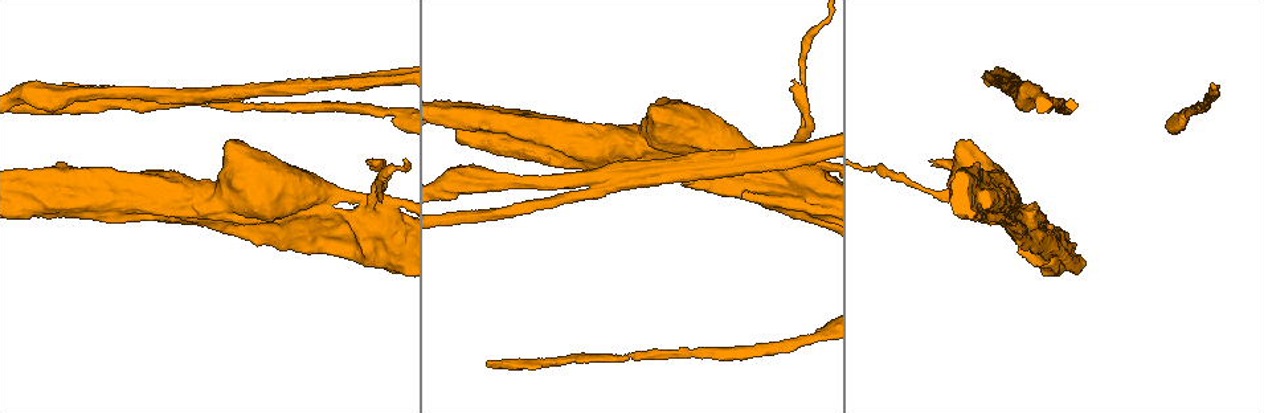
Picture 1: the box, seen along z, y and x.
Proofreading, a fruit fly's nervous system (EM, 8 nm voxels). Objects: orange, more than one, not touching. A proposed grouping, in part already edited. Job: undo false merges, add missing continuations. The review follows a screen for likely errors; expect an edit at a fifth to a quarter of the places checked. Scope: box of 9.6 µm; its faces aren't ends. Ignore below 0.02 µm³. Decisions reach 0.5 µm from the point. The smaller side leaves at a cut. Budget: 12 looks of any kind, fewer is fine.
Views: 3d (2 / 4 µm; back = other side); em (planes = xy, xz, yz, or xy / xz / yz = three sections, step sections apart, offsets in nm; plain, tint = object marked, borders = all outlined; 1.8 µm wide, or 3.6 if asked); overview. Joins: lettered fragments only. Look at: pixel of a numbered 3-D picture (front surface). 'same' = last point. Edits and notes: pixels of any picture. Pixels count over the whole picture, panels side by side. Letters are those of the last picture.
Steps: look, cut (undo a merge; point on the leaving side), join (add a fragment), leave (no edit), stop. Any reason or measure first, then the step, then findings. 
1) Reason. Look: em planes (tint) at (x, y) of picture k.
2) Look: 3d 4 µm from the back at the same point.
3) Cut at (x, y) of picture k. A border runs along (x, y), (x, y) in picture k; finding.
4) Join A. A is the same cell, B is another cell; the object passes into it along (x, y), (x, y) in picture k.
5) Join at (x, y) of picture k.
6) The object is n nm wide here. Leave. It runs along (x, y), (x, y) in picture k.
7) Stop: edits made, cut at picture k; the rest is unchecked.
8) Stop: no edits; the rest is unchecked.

Thick turns thin. Look: 3d 4 µm at (732, 142) of picture 1.

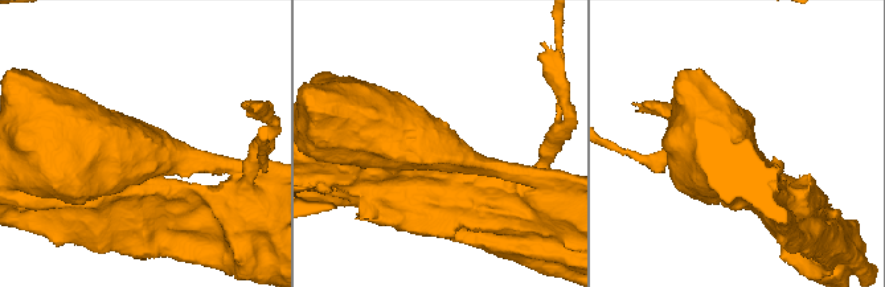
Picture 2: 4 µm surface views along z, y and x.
Need the tissue. Look: em 3.6 µm planes (borders) at (437, 144) of picture 2.

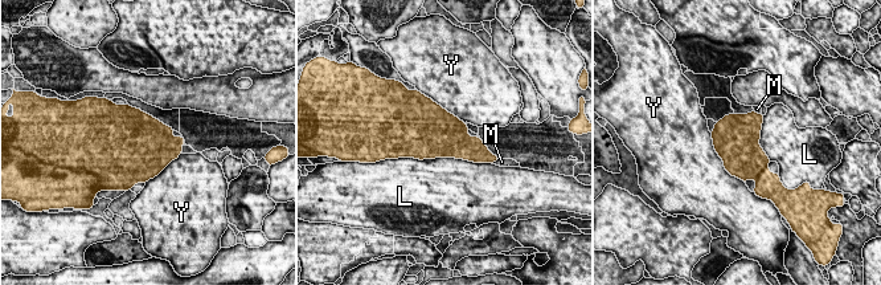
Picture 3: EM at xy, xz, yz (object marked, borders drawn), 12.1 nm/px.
The longest contact is with L, 1000 nm. Cut at (745, 159) of picture 3. L, M and Y are other cells; a border runs along (766, 166), (754, 179) in picture 3; two cells meet here.

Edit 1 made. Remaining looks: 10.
End of a long branch. Look: em xy step 4 (tint) at (63, 84) of picture 1.

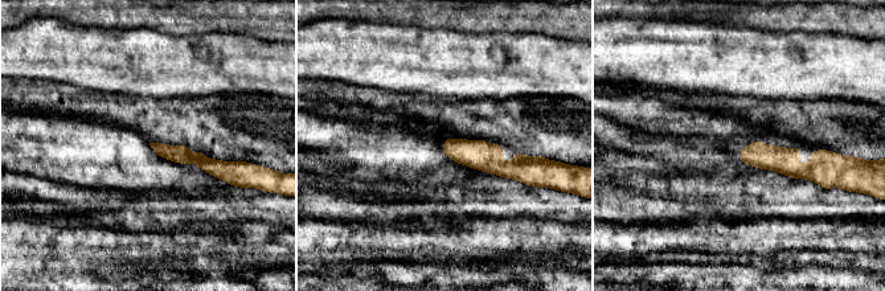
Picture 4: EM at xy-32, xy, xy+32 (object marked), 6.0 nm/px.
Cut it another way. Look: em planes (tint) at the same point.

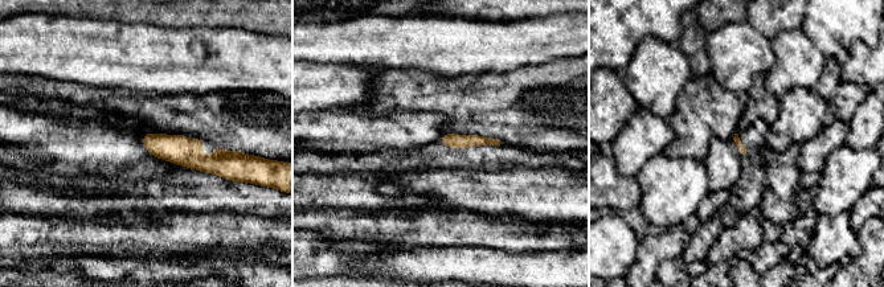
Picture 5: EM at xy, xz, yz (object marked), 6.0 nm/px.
Look: em planes (borders) at the same point.

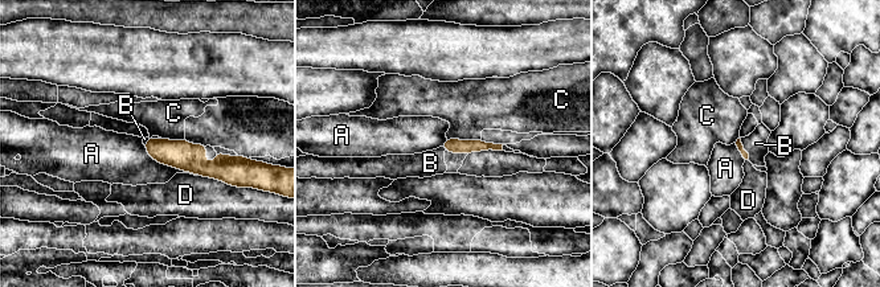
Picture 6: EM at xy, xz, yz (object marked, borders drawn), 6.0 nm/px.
Join B. B is the same cell, A, C and D are other cells; the object passes into it along (745, 155), (745, 150), (756, 143) in picture 6; it goes on there.

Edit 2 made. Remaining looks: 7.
An open end. Look: em planes (borders) at (641, 162) of picture 1.

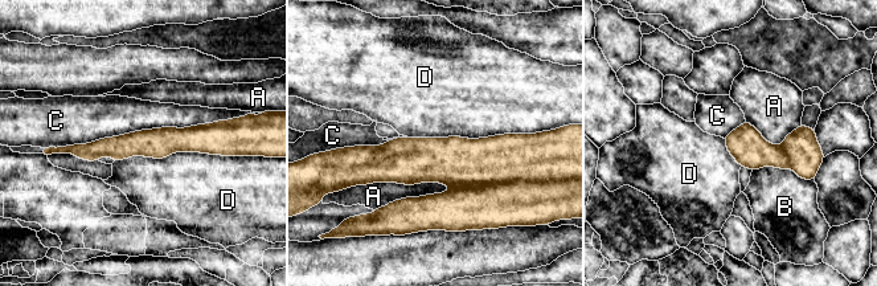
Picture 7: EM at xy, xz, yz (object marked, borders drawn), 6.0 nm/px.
Cut at (512, 204) of picture 7. A, B, C and D are other cells; a border runs along (519, 182), (454, 190) in picture 7; a second cell is stuck on.

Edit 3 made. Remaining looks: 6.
Free end. Look: em xy step 16 (tint) at (931, 161) of picture 1.

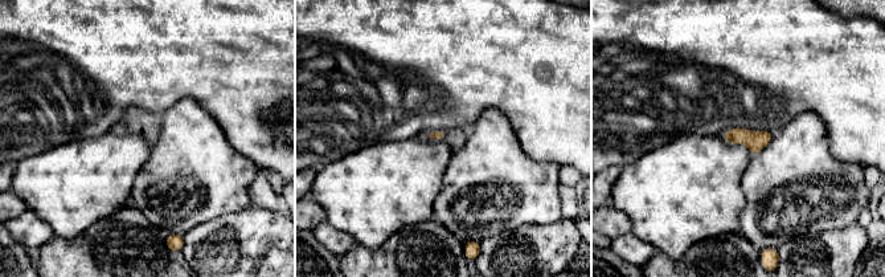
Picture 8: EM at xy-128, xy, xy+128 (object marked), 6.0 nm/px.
Cut it another way. Look: em planes (borders) at the same point.

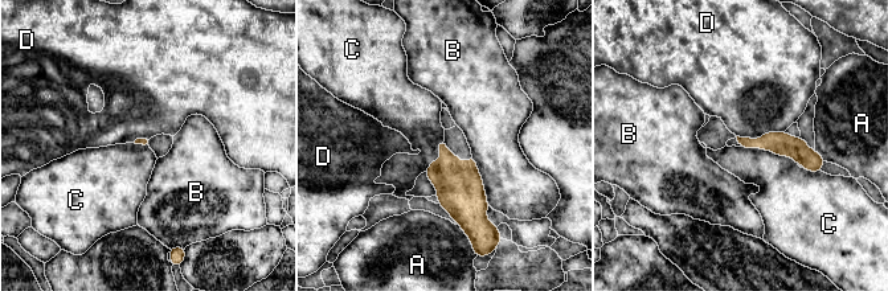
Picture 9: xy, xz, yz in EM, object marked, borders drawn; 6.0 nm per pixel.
The longest contact is with C, 360 nm. Leave. A, B, C and D are other cells; a border runs along (740, 146), (788, 155), (797, 164) in picture 9; no lettered fragment goes on from it.

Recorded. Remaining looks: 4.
Look: em 3.6 µm xy step 16 (tint) at (26, 195) of picture 1.

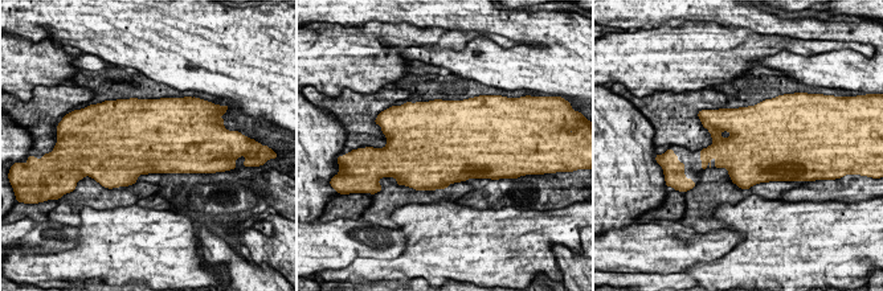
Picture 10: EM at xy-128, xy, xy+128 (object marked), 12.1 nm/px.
Another direction. Look: em 3.6 µm planes (borders) at the same point.

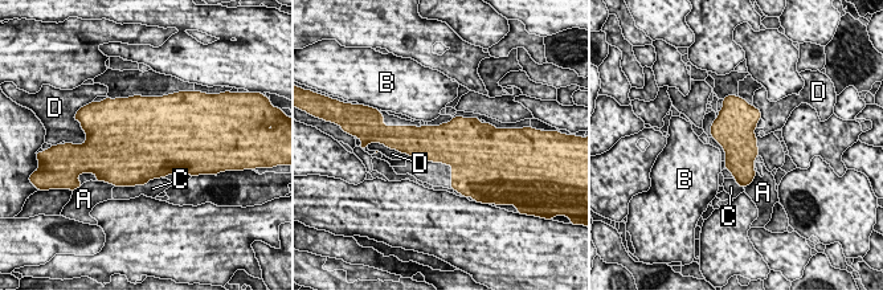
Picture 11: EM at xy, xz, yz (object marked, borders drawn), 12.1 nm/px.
Leave. A, B, C and D are other cells; a border runs along (396, 150), (416, 158) in picture 11; continuous, no second cell.

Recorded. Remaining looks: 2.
Stop: edits made, cut at picture 3, join at picture 6, cut at picture 7; the rest is unchecked.

